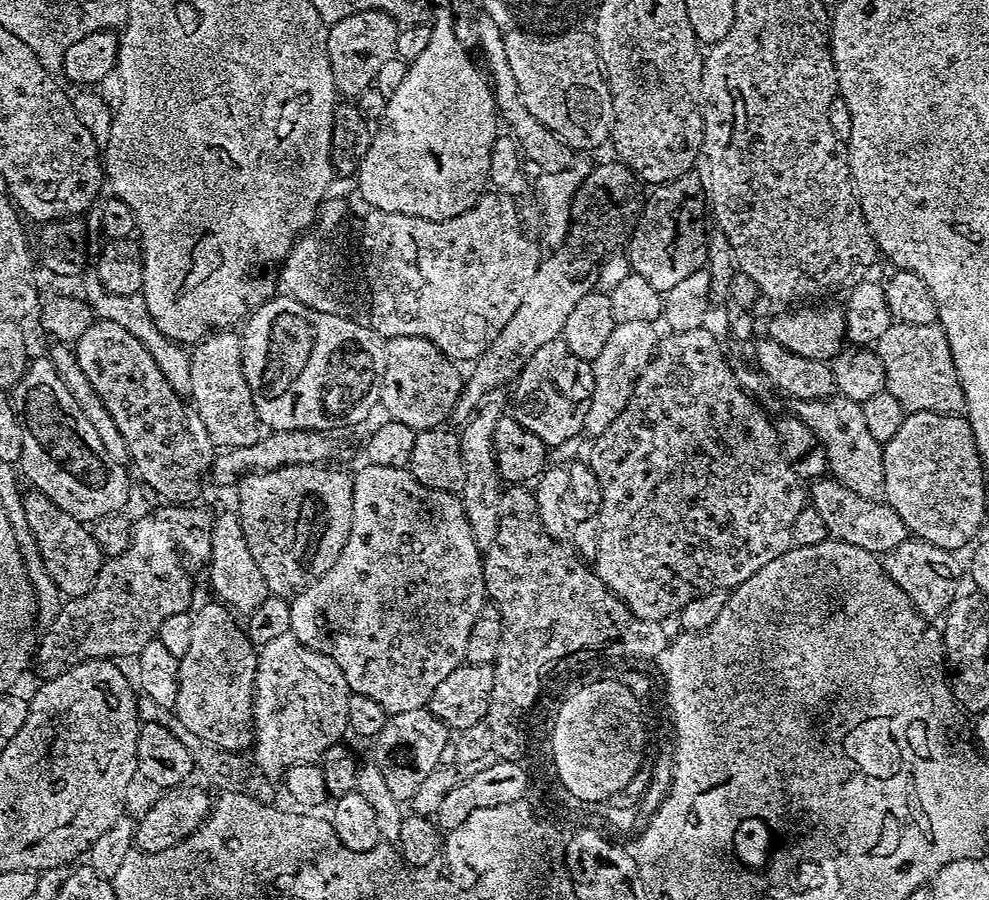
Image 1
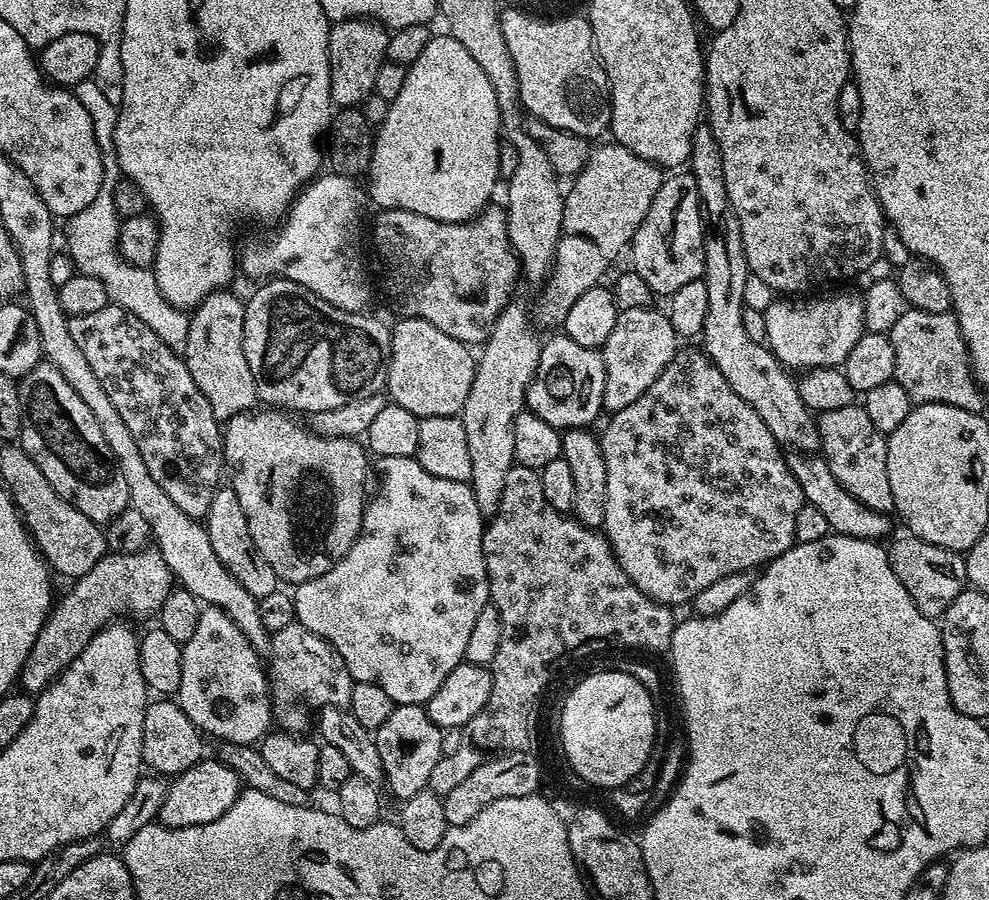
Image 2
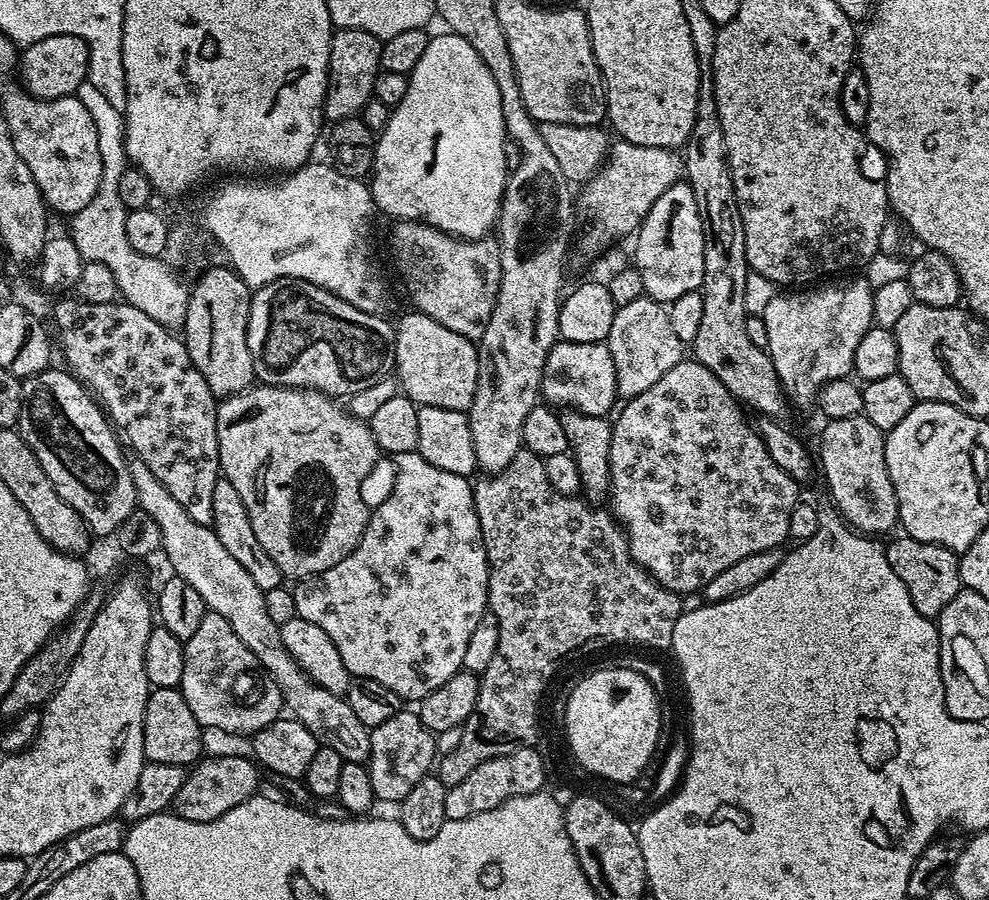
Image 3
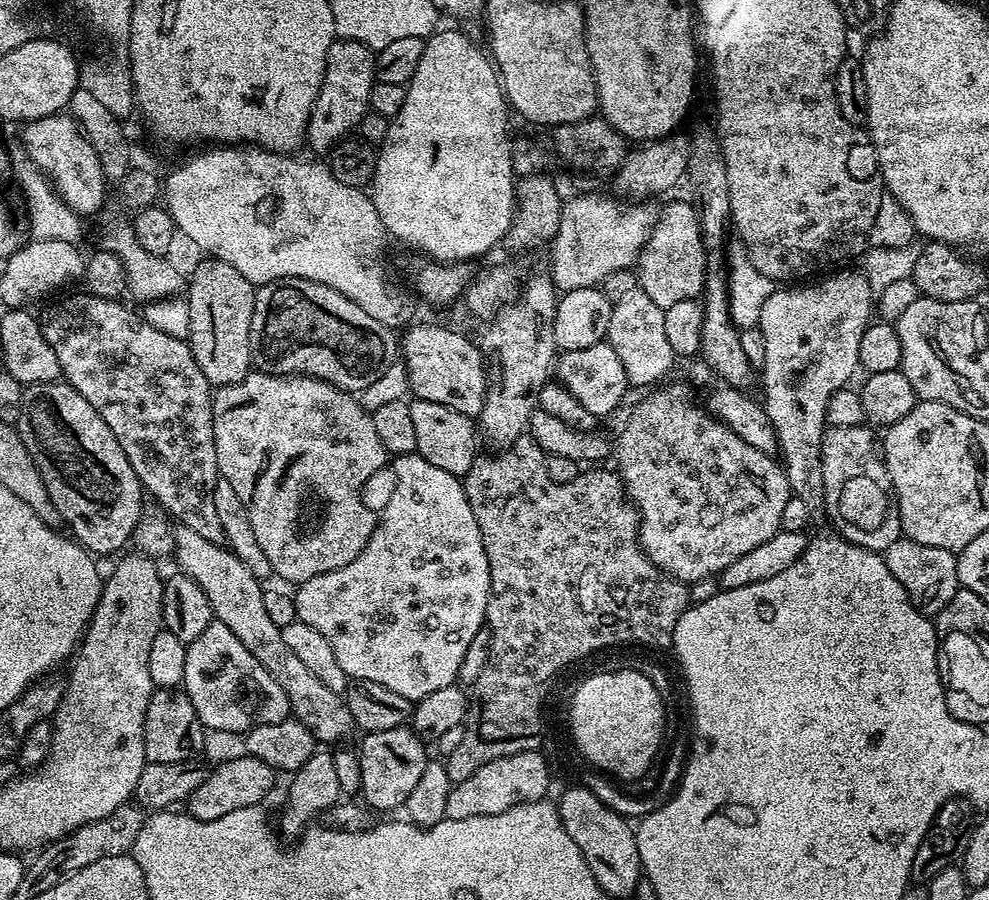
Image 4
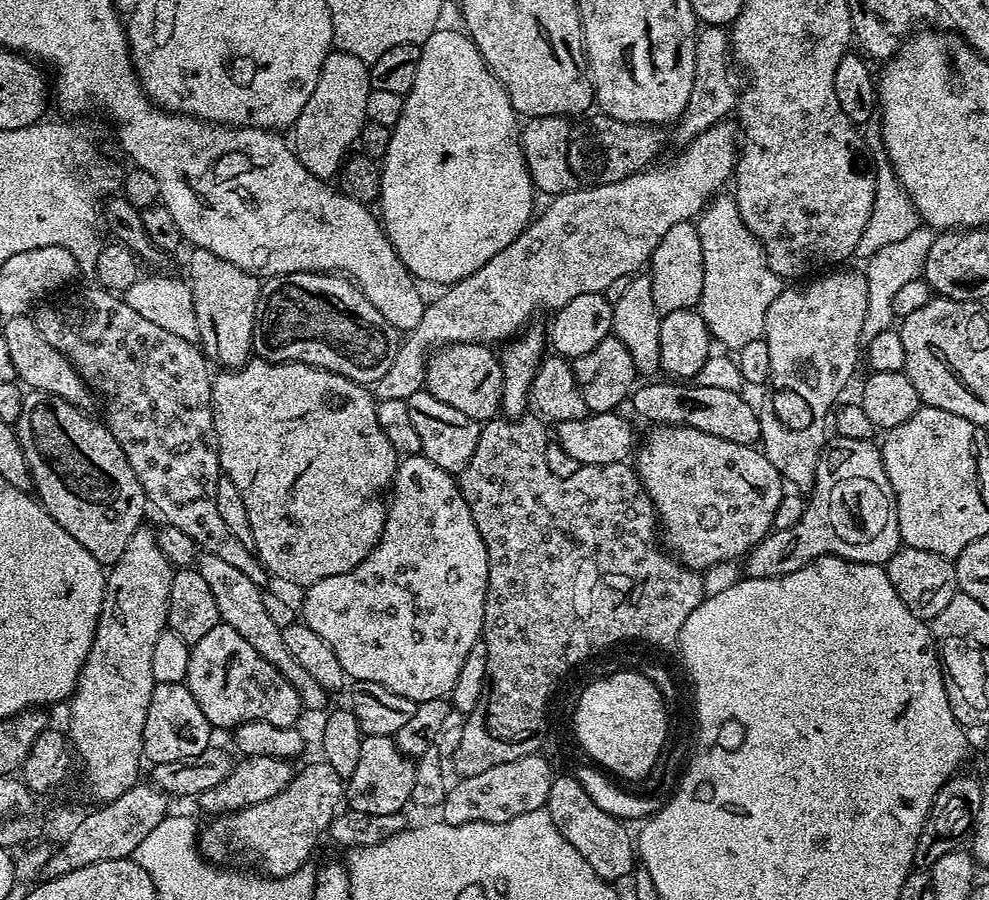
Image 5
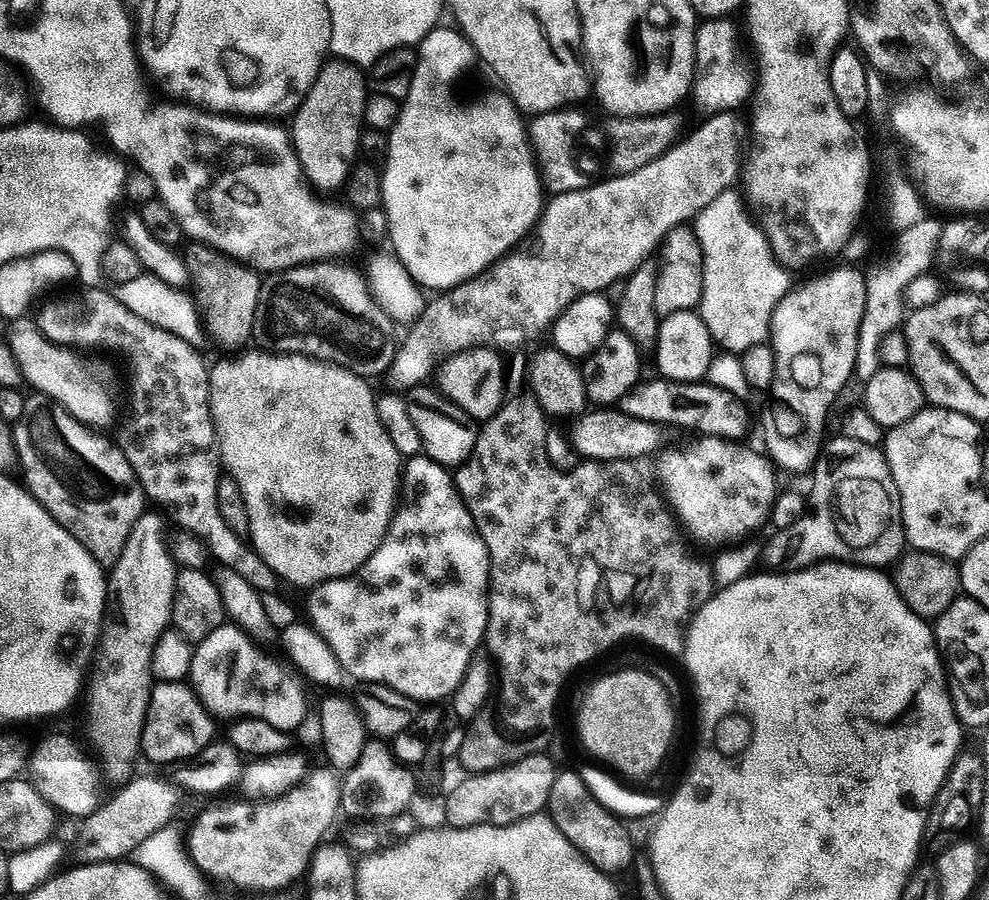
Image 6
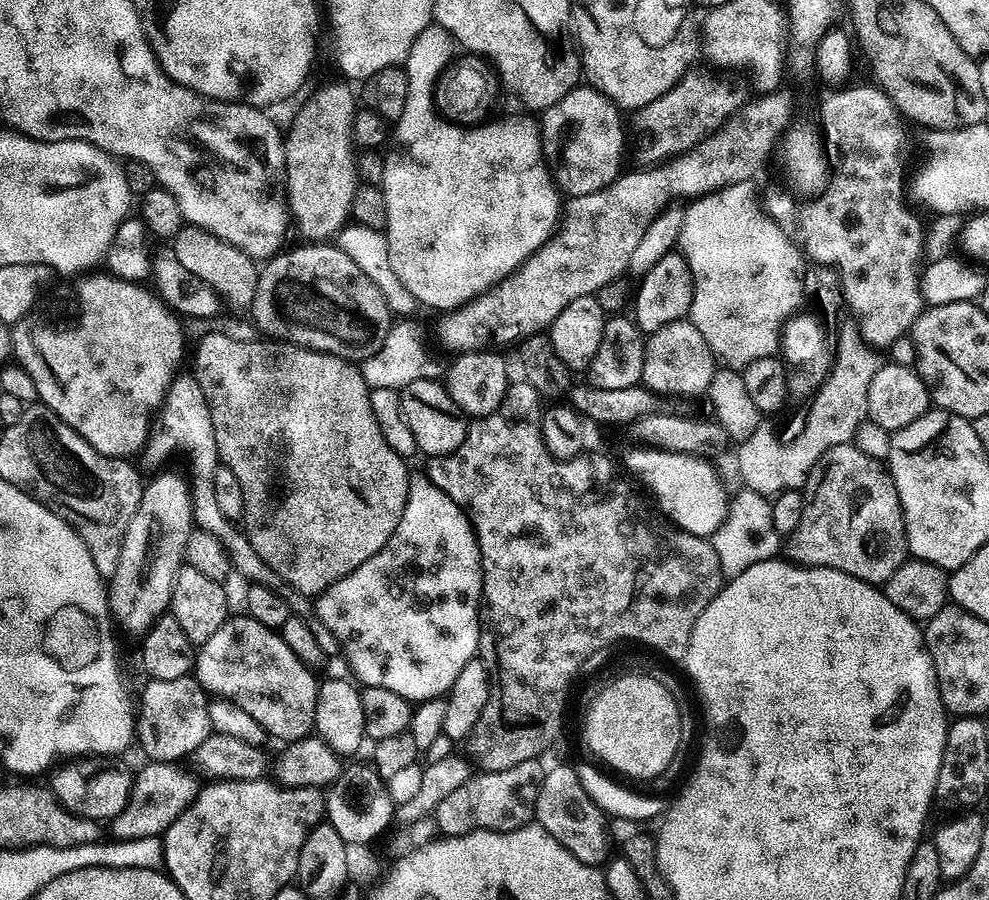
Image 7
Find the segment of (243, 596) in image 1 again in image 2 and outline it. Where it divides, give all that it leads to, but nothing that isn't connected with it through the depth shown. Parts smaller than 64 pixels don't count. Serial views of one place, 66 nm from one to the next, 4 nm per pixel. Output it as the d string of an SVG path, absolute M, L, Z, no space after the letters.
M221 486L216 489L210 502L210 510L203 517L202 523L208 531L210 546L214 546L214 554L218 554L218 562L230 570L230 574L257 601L266 598L266 594L278 591L278 581L274 570L270 570L270 562L258 554L254 546L254 538L250 538L250 526L246 522L246 514L242 510L242 502L238 502L238 494L234 494L231 486Z

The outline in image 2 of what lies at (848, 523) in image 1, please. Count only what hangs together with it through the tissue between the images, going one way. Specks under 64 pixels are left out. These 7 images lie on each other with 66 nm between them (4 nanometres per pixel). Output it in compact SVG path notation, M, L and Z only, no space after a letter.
M792 450L787 453L786 463L798 482L801 497L807 503L818 506L818 510L822 510L829 529L835 535L875 540L877 542L883 541L885 539L883 536L889 535L888 537L891 537L893 535L893 533L891 534L893 517L887 512L879 512L866 507L861 500L854 498L854 494L846 491L830 470L830 466L823 455L801 454Z

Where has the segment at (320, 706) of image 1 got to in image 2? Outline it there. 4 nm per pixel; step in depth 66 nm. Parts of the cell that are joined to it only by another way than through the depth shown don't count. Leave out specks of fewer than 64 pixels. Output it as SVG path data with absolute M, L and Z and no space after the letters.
M299 622L284 627L282 630L271 633L270 636L270 657L272 656L272 665L269 663L266 668L266 675L270 685L270 699L272 702L272 710L274 713L274 720L283 731L291 732L293 734L303 733L303 728L308 724L308 708L304 704L316 704L315 706L347 706L350 702L350 690L353 686L352 675L346 670L346 666L342 662L342 658L329 646L325 640L318 634L314 634L310 630L306 630L306 626L302 626Z

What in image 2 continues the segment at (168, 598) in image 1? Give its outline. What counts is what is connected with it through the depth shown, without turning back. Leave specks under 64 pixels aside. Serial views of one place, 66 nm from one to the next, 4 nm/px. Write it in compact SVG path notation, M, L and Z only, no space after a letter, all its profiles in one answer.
M155 547L143 548L141 552L134 554L105 554L87 574L79 577L76 584L64 597L55 601L54 607L44 619L42 630L38 630L38 638L34 638L34 646L30 646L30 654L26 654L26 662L20 668L18 684L25 693L39 694L82 654L84 647L102 631L107 624L113 623L117 618L128 618L124 616L152 616L159 613L160 607L174 587L172 571L166 566L162 554Z

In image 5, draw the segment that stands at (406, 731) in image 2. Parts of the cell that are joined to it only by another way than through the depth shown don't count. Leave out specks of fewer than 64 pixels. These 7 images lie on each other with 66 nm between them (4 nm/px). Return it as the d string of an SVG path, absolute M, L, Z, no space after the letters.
M364 736L362 755L354 774L346 780L346 804L349 809L365 814L394 814L412 799L416 765L413 757L405 755L391 736Z

